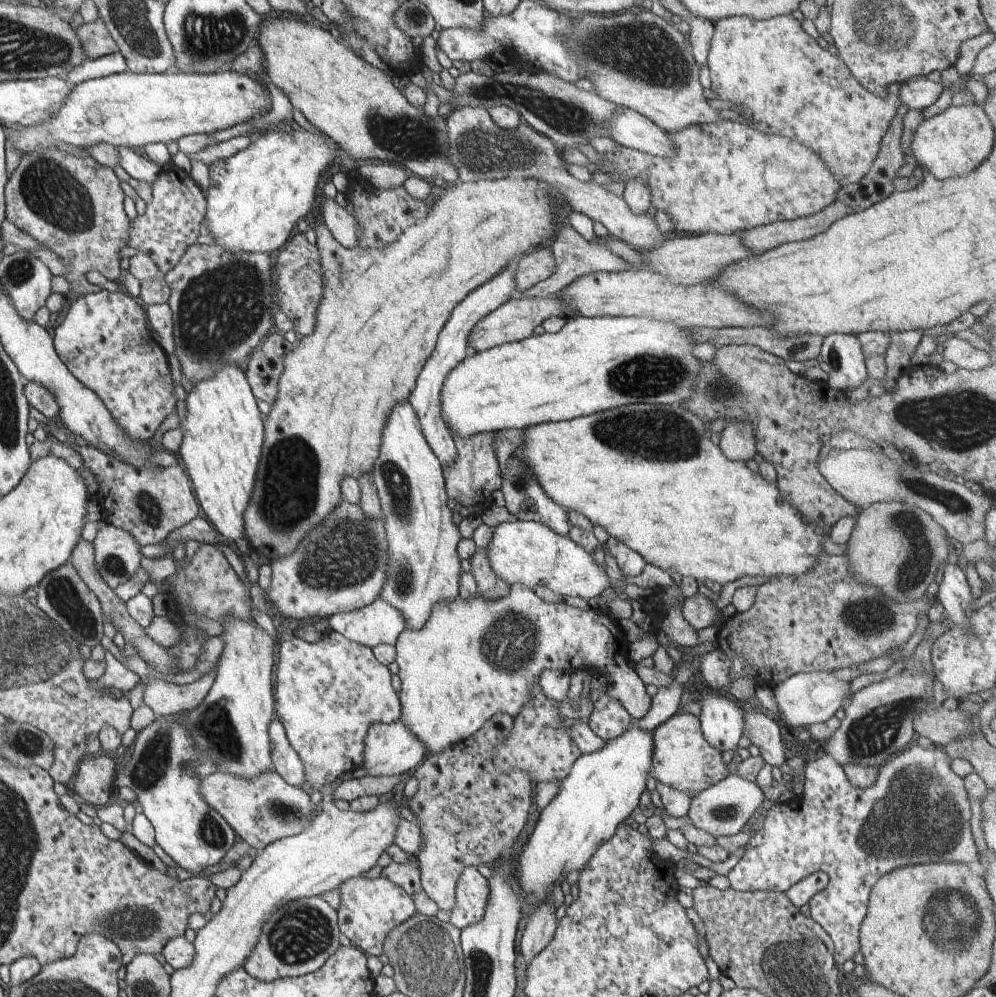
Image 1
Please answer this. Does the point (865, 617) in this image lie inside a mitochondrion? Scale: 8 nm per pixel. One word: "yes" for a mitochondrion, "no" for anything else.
yes

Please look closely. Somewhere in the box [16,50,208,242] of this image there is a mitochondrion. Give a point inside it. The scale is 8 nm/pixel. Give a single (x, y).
(51, 192)

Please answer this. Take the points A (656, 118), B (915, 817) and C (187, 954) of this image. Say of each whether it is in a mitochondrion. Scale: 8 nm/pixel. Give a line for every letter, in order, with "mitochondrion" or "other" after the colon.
A: other
B: mitochondrion
C: other

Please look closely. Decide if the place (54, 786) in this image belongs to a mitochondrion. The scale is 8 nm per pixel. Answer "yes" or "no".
no

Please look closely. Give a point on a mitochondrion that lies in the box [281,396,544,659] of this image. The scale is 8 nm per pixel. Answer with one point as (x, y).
(343, 555)

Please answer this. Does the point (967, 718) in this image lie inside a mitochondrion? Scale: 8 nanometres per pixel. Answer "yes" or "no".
no

